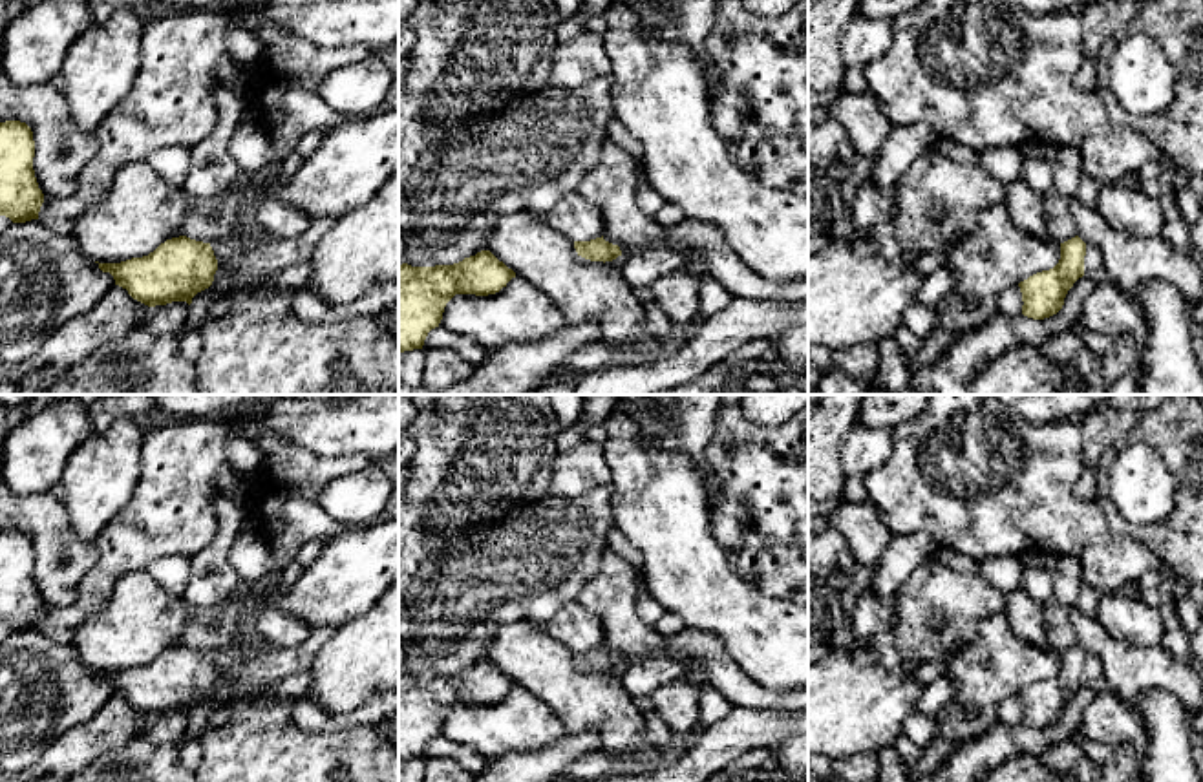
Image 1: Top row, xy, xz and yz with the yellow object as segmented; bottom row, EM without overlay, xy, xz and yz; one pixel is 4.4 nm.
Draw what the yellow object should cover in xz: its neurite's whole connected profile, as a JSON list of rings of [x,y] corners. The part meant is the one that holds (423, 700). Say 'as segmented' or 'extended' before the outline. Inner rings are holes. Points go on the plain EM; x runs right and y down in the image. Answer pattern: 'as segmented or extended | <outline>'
as segmented | [[[490,660],[453,674],[399,674],[399,762],[422,758],[428,742],[439,736],[446,713],[455,703],[499,702],[516,682]]]

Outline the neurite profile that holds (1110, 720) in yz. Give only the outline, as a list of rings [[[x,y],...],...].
[[[1110,689],[1084,709],[1077,731],[1093,742],[1128,744],[1141,760],[1148,744],[1141,714]]]

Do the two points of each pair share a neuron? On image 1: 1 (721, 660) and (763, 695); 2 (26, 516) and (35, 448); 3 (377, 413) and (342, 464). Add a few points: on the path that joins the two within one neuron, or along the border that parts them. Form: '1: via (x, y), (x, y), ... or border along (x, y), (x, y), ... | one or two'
1: via (728, 671), (752, 695) | one
2: border along (48, 492), (19, 496) | two
3: border along (308, 448), (328, 457), (364, 454), (379, 459) | two

